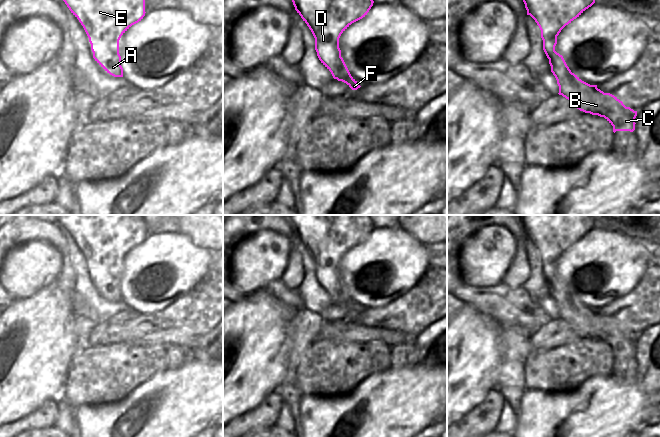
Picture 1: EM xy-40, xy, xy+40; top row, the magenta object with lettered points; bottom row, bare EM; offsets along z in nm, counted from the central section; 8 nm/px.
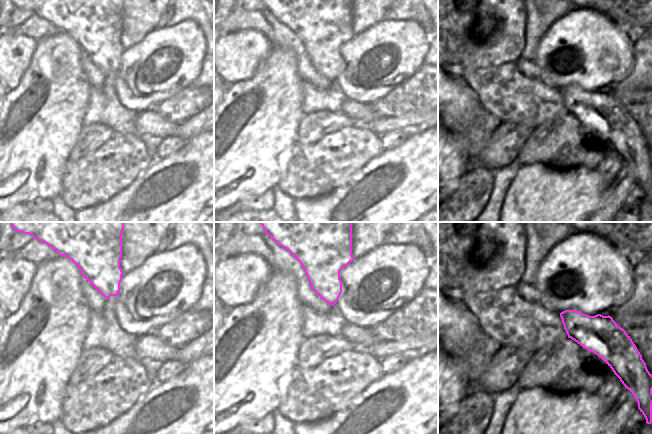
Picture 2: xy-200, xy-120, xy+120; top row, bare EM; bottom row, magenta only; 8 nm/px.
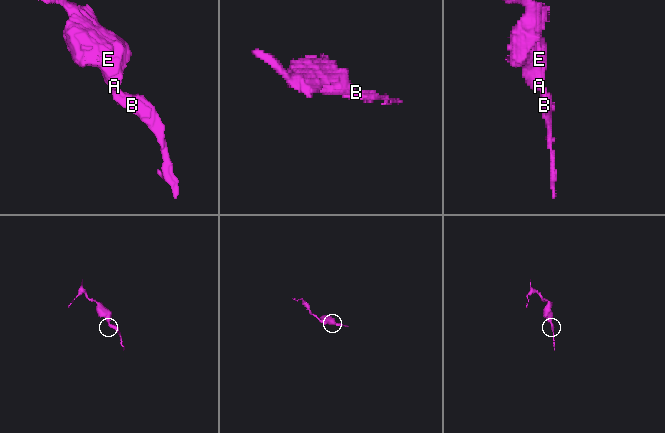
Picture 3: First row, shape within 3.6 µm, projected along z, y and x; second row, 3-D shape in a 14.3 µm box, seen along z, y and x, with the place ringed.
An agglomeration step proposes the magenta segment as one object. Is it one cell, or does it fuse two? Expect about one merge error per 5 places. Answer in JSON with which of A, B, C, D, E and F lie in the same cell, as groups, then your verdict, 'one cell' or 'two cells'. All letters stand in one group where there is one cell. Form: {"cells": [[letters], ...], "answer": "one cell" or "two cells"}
{"cells": [["A", "B", "C", "D", "E", "F"]], "answer": "one cell"}

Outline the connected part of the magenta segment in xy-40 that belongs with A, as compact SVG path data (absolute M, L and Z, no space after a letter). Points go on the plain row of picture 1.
M63 215L63 225L83 250L89 262L95 285L110 299L123 301L119 264L132 249L141 245L145 240L143 215Z

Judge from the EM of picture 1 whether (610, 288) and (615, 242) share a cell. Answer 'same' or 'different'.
same

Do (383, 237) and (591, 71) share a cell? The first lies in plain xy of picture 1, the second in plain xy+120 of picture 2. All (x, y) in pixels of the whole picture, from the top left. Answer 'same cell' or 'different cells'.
same cell

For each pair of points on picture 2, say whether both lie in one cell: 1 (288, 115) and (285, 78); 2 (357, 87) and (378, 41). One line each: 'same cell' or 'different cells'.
1: same cell
2: same cell

